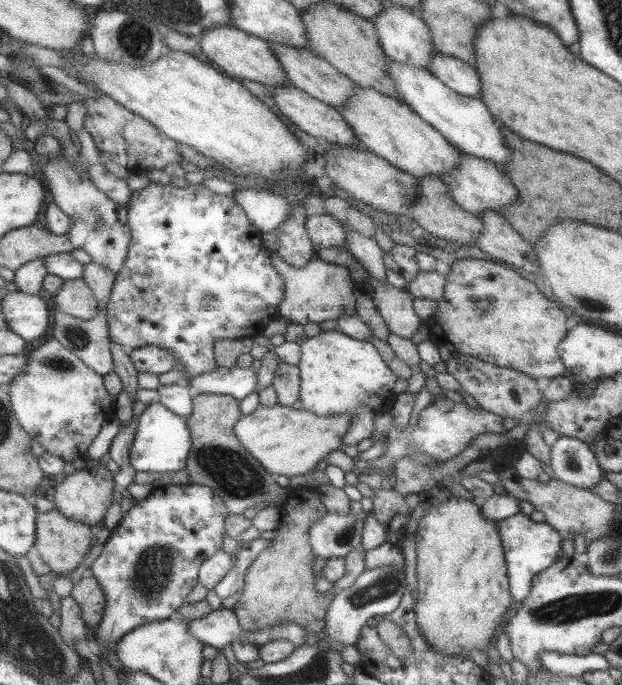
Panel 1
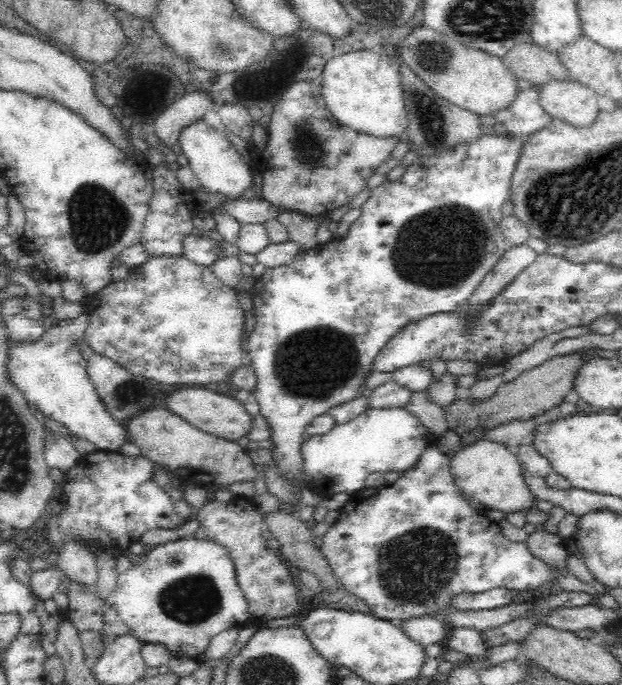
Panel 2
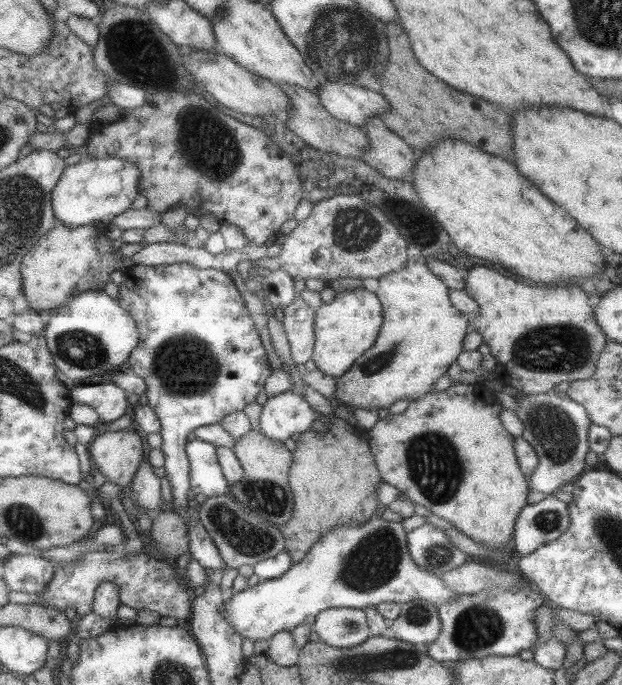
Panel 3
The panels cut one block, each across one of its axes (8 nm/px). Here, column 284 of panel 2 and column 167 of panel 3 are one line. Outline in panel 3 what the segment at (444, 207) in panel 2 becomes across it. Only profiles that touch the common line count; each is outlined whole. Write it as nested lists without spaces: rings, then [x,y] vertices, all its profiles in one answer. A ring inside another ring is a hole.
[[[188,262],[182,263],[169,263],[166,265],[141,265],[134,264],[128,266],[125,270],[122,270],[124,279],[118,284],[118,296],[117,304],[126,310],[128,316],[132,318],[135,329],[139,333],[139,341],[136,342],[135,348],[131,350],[127,357],[128,370],[135,373],[139,378],[145,381],[145,393],[148,400],[148,405],[153,409],[156,417],[160,422],[160,429],[158,433],[160,434],[162,441],[160,445],[160,450],[164,456],[163,468],[165,472],[165,477],[170,484],[171,496],[173,499],[170,501],[168,508],[174,510],[182,519],[183,523],[187,525],[187,539],[189,539],[188,552],[191,553],[193,560],[196,560],[203,569],[211,570],[212,572],[225,570],[225,563],[223,559],[219,557],[217,553],[217,548],[213,545],[211,537],[204,530],[203,526],[198,522],[197,519],[191,517],[189,512],[187,512],[187,504],[189,504],[190,495],[190,480],[189,480],[189,461],[185,452],[185,443],[188,440],[188,434],[192,432],[194,428],[217,424],[220,420],[235,411],[242,411],[247,404],[254,402],[255,396],[262,392],[264,388],[265,381],[267,380],[268,374],[272,371],[271,367],[268,366],[266,352],[260,343],[259,335],[255,331],[254,323],[252,318],[249,316],[247,308],[245,308],[243,299],[240,297],[239,291],[235,288],[233,281],[229,278],[228,273],[222,270],[211,268],[211,267],[196,267]]]

